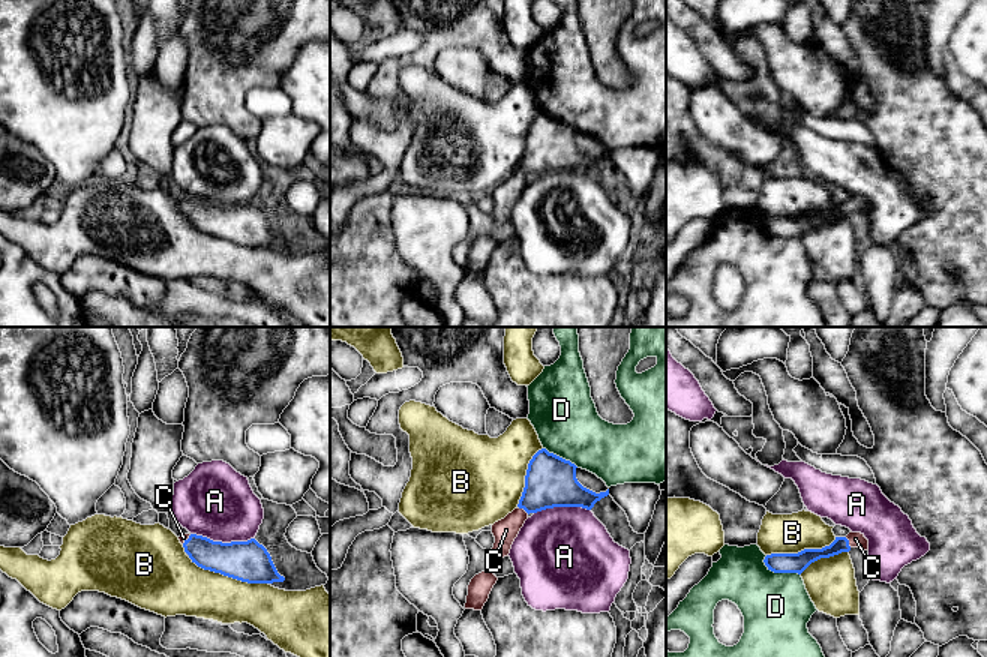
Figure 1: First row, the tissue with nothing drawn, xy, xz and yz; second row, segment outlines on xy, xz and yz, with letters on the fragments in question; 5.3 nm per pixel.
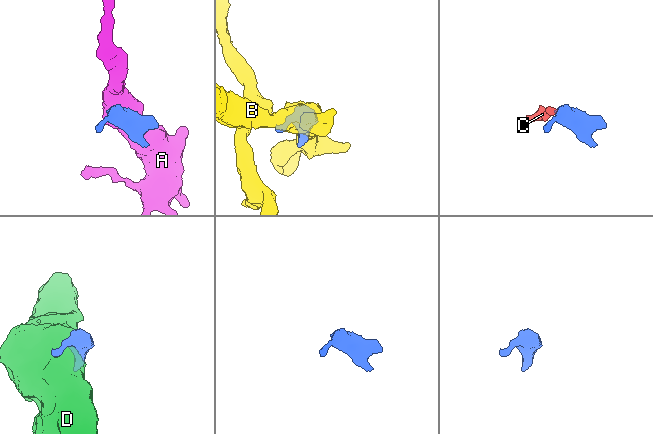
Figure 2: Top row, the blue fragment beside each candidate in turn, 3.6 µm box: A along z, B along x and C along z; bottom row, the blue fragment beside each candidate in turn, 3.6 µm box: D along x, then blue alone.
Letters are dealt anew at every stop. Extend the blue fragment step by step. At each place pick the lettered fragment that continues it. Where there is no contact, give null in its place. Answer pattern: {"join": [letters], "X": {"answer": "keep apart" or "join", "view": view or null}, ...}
{"join": ["C"], "A": {"answer": "keep apart", "view": "xy"}, "B": {"answer": "keep apart", "view": "xy"}, "C": {"answer": "join", "view": "xz"}, "D": {"answer": "keep apart", "view": "yz"}}

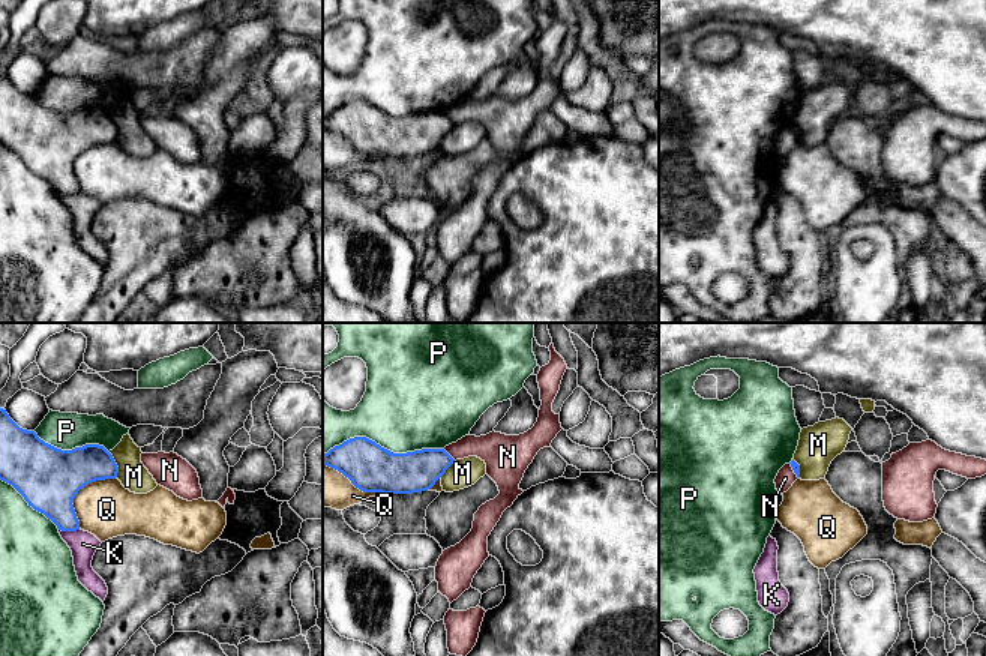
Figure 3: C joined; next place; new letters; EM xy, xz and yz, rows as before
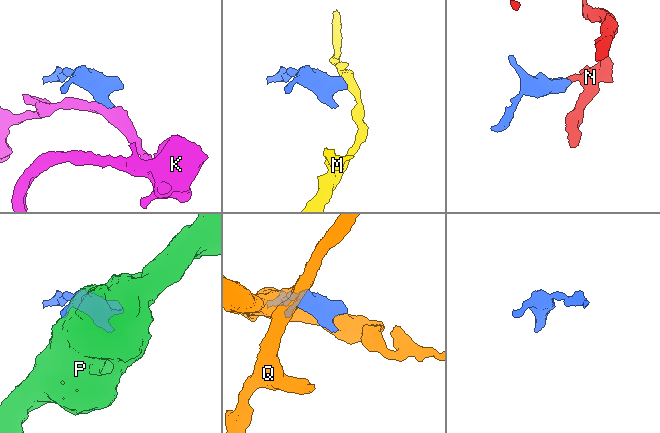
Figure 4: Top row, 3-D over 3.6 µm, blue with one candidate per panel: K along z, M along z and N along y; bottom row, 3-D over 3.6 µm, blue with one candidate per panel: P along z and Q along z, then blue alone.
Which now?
{"join": [], "K": {"answer": "keep apart", "view": "xy"}, "M": {"answer": "keep apart", "view": "xy"}, "N": {"answer": "keep apart", "view": "xz"}, "P": {"answer": "keep apart", "view": "xz"}, "Q": {"answer": "keep apart", "view": "xy"}}

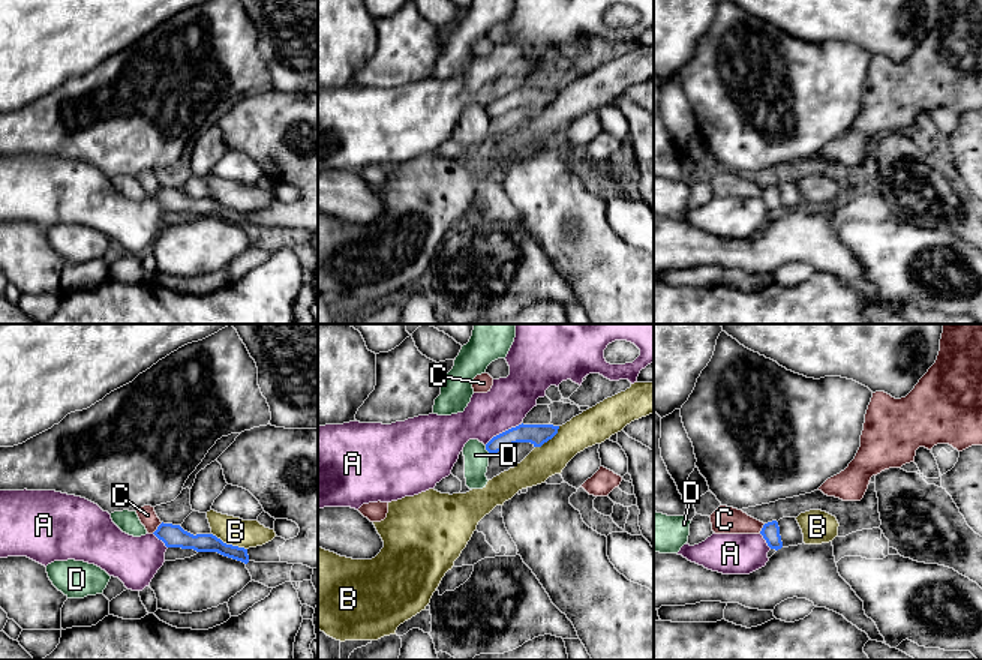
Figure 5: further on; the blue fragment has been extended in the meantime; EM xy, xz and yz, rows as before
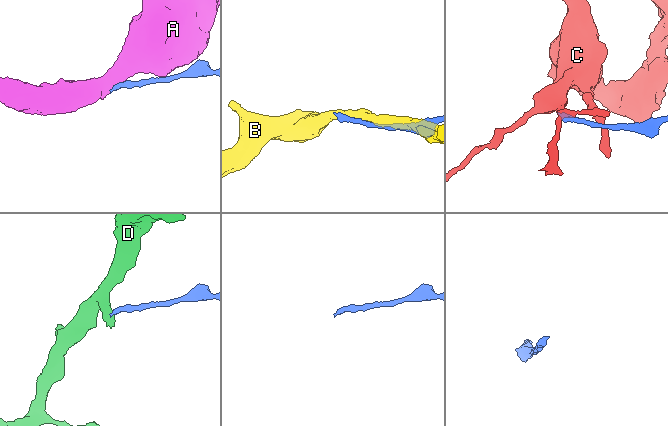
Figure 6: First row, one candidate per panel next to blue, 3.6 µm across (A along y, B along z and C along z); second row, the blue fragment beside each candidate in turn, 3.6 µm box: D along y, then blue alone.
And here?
{"join": [], "A": {"answer": "keep apart", "view": "xz"}, "B": {"answer": "keep apart", "view": "xy"}, "C": {"answer": "keep apart", "view": "xy"}, "D": {"answer": "keep apart", "view": "xz"}}

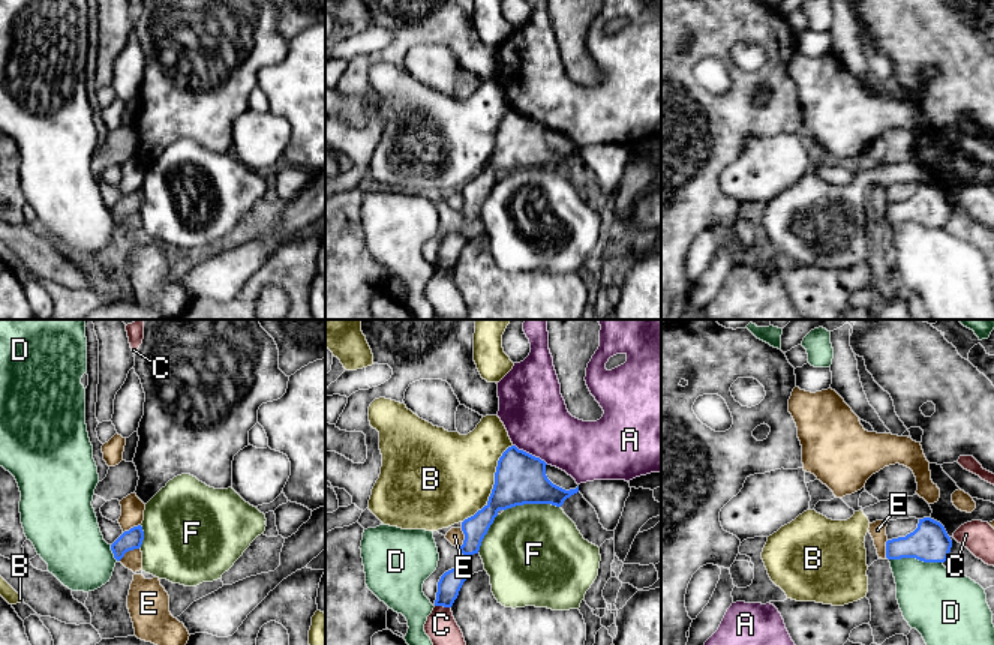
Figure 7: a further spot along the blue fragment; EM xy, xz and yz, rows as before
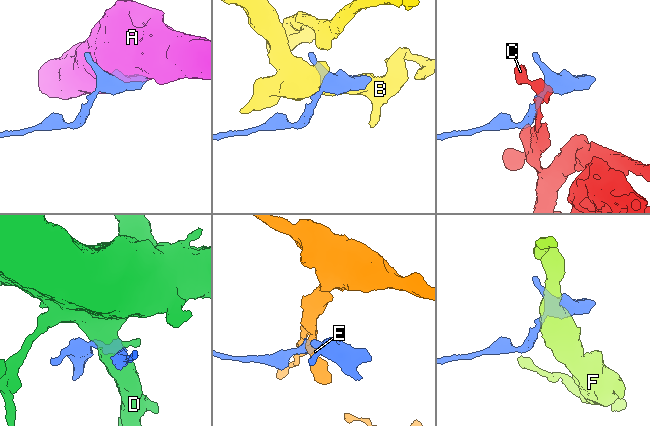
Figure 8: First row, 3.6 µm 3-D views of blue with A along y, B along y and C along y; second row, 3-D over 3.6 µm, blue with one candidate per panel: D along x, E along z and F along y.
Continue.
{"join": [], "A": {"answer": "keep apart", "view": "xz"}, "B": {"answer": "keep apart", "view": "xz"}, "C": {"answer": "keep apart", "view": "xz"}, "D": {"answer": "keep apart", "view": "yz"}, "E": {"answer": "keep apart", "view": "xy"}, "F": {"answer": "keep apart", "view": "xz"}}

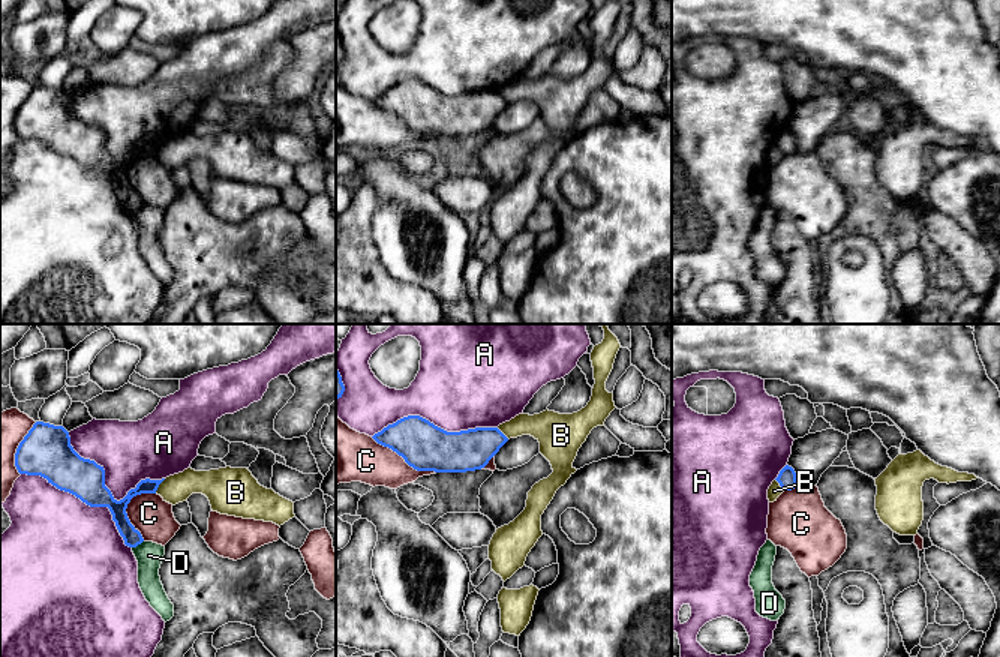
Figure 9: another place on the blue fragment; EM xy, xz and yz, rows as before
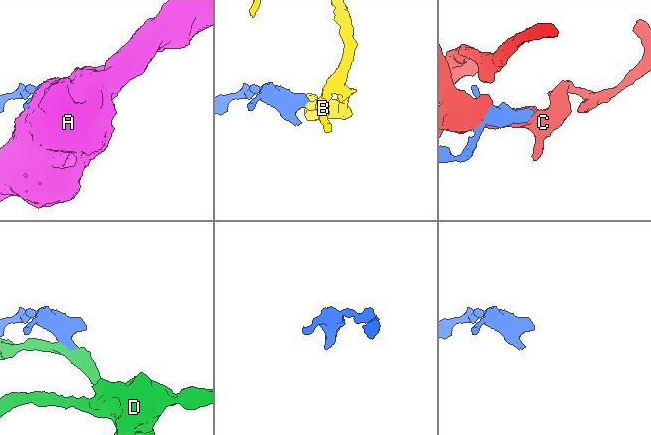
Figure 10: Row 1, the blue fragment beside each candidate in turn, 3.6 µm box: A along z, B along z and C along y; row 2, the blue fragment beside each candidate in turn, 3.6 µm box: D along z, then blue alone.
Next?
{"join": [], "A": {"answer": "keep apart", "view": "xy"}, "B": {"answer": "keep apart", "view": "xy"}, "C": {"answer": "keep apart", "view": "xy"}, "D": {"answer": "keep apart", "view": "xy"}}

